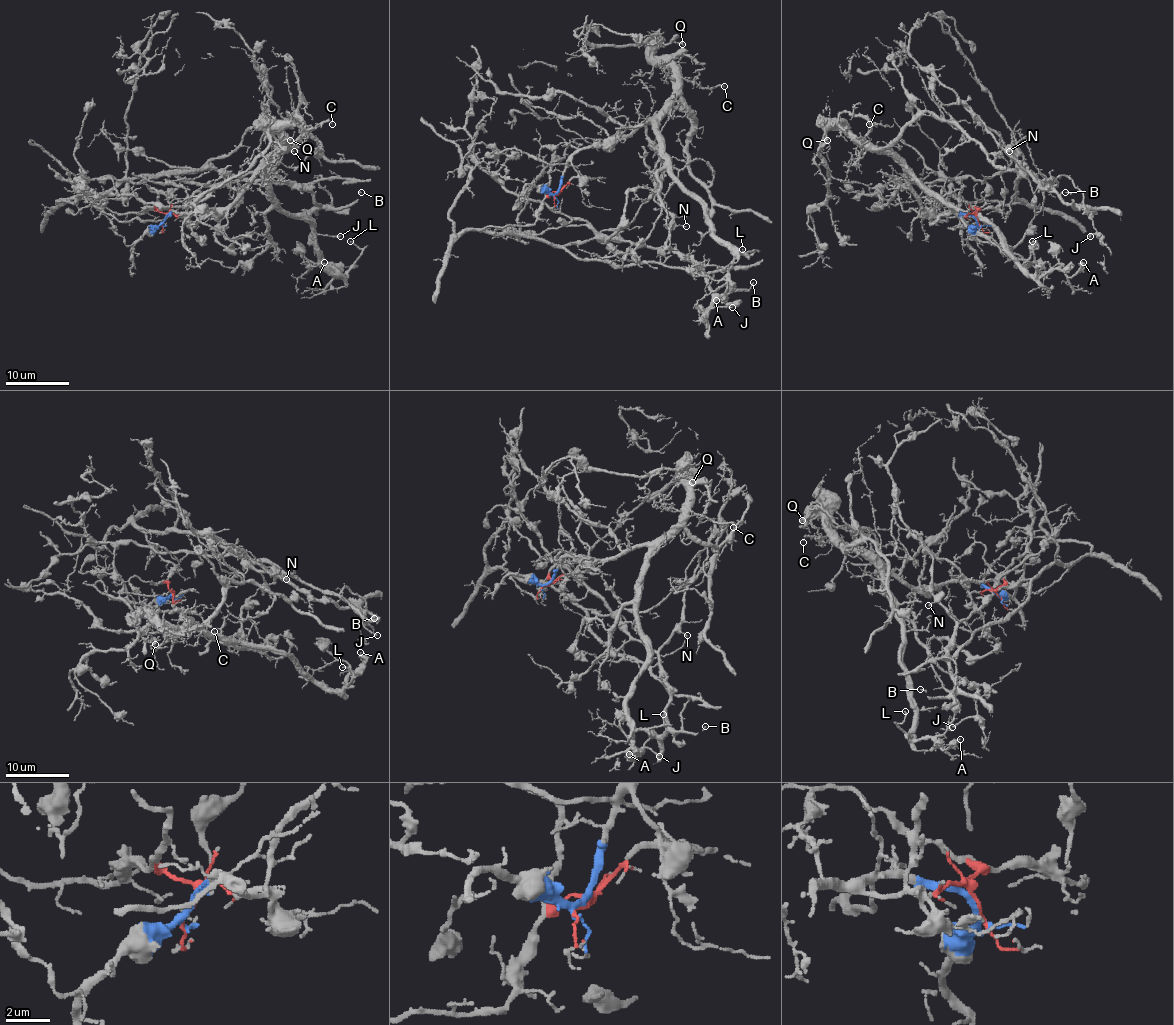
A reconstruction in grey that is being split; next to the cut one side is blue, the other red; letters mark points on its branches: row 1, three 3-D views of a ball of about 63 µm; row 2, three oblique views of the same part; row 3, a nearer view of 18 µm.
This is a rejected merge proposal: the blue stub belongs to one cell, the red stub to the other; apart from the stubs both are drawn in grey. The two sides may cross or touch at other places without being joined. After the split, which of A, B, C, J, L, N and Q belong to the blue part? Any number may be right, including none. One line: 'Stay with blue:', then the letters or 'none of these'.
Stay with blue: A, C, L, Q

